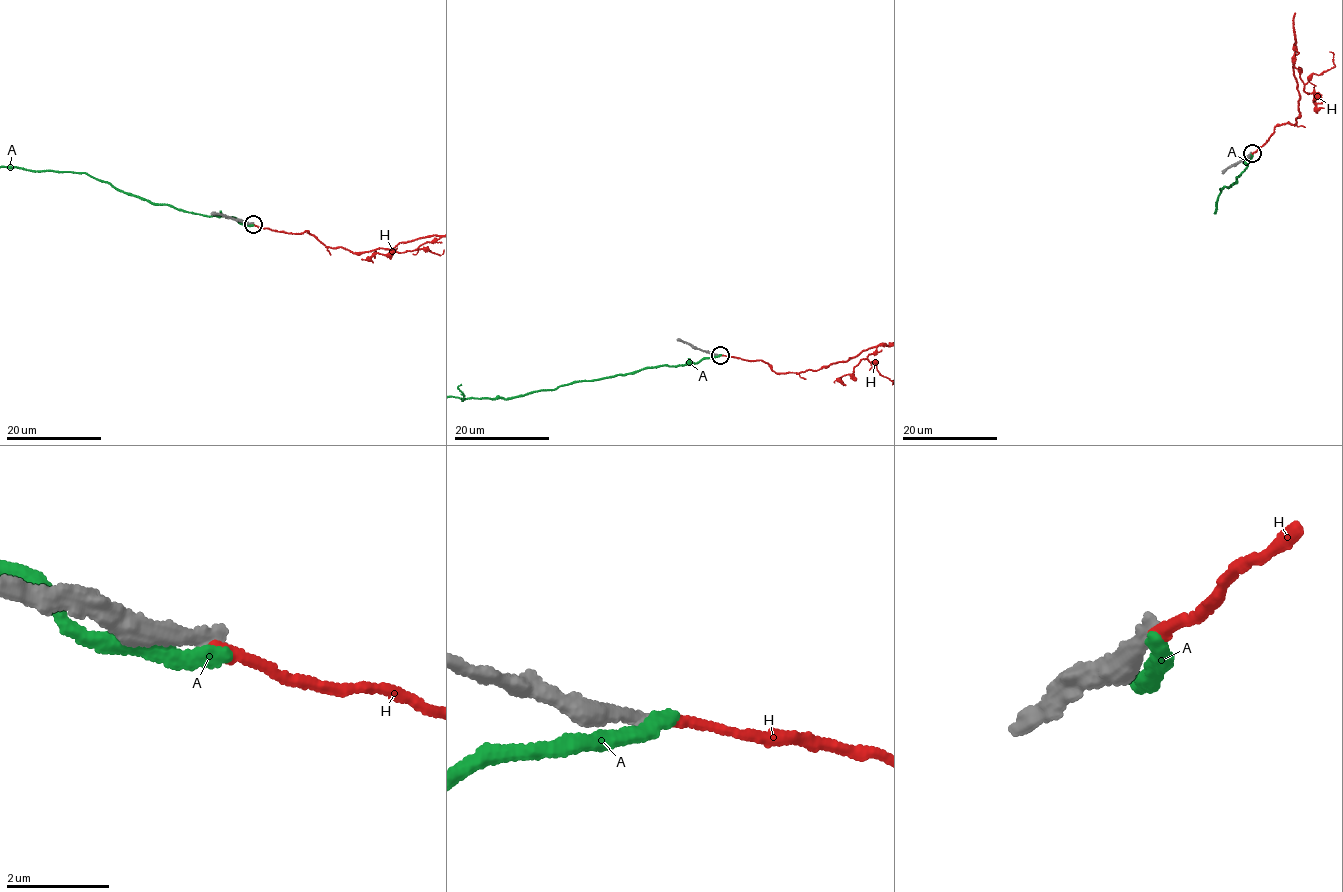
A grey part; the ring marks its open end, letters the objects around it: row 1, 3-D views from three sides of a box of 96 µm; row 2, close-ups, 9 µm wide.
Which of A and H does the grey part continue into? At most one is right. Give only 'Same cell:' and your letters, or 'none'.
Same cell: none

